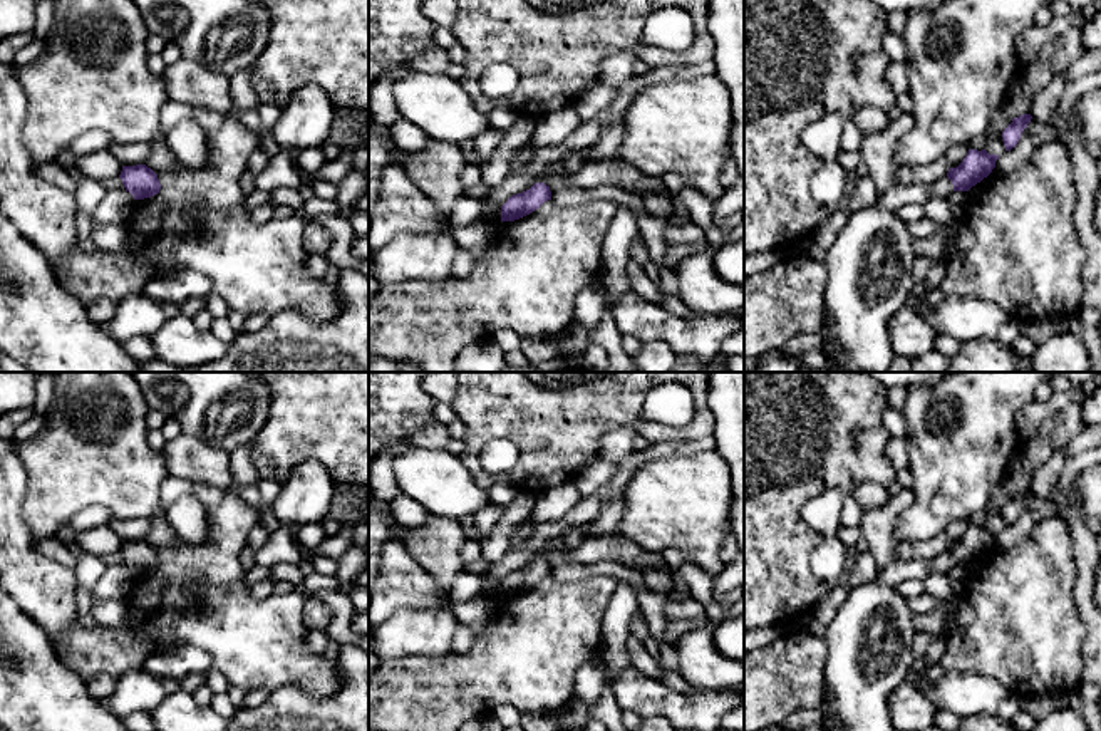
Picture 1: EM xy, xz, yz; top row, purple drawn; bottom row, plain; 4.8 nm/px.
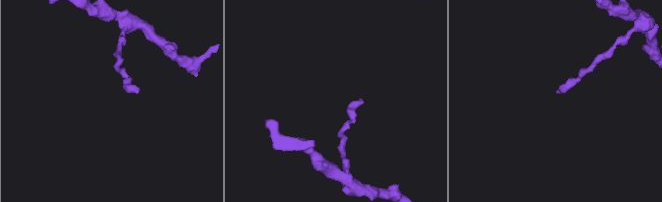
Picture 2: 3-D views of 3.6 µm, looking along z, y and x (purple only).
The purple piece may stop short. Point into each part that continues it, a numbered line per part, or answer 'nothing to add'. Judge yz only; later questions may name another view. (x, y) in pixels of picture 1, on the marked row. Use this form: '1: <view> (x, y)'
nothing to add

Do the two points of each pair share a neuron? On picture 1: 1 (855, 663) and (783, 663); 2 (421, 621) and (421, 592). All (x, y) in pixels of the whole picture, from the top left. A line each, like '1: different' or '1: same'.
1: different
2: different

